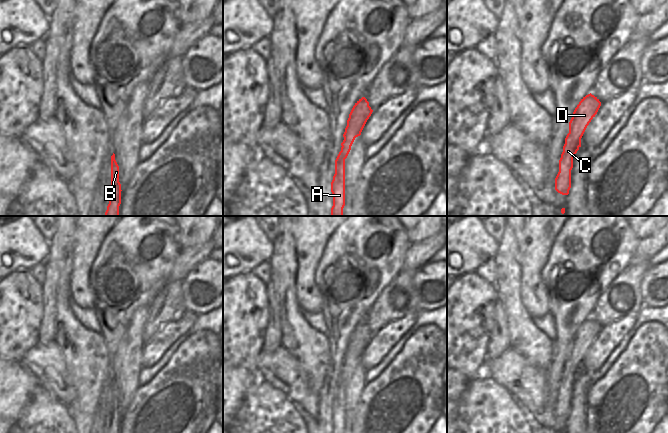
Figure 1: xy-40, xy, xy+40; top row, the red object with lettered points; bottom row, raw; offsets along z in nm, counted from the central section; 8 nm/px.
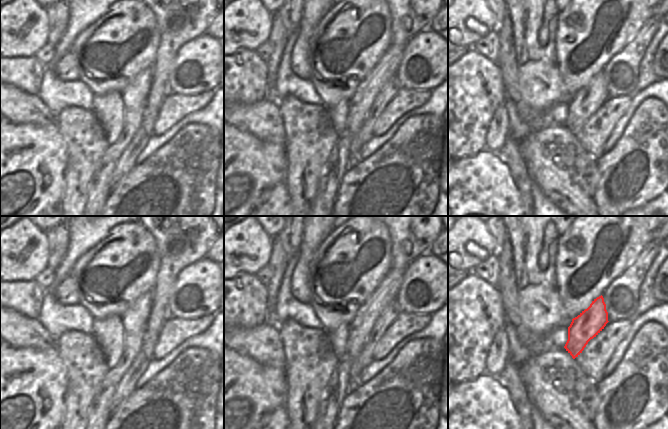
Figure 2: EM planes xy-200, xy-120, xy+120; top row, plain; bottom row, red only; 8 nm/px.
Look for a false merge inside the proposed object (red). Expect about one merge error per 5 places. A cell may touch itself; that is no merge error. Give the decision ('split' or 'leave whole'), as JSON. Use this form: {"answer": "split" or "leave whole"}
{"answer": "leave whole"}

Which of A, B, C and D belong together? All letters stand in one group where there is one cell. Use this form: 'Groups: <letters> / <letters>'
Groups: A B C D

